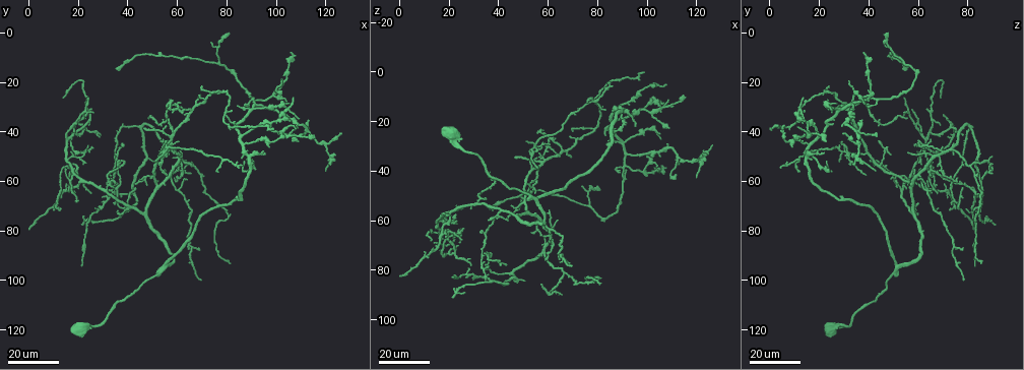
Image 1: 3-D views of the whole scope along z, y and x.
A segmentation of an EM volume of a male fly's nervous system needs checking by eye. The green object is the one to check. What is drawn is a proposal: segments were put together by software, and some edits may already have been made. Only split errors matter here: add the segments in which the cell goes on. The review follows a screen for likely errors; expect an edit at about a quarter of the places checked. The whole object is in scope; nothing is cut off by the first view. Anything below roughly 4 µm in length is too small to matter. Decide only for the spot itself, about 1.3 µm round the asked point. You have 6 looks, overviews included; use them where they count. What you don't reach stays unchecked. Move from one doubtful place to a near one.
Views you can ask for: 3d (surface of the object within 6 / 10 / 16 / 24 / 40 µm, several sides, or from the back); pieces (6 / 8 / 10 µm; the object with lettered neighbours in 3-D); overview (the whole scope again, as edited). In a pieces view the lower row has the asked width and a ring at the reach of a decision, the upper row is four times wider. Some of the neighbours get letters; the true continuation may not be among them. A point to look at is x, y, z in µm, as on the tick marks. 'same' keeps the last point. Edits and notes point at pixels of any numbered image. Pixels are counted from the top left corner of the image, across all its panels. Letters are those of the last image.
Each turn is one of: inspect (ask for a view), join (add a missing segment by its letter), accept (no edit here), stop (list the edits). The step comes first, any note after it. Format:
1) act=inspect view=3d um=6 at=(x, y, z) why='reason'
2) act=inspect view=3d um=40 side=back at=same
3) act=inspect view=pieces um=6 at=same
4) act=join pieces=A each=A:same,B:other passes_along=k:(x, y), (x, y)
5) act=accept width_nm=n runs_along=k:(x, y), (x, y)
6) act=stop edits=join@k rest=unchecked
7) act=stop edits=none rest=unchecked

act=inspect view=3d um=16 at=(0, 79, 82) why='end of a long branch'

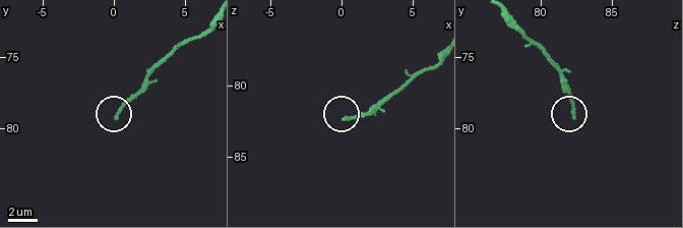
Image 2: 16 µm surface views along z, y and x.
act=inspect view=pieces um=6 at=(0.2, 79.2, 82.4)

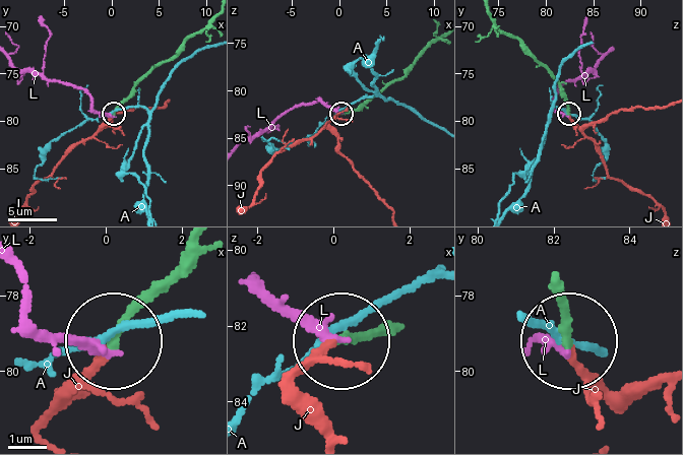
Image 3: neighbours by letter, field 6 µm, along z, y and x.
act=accept each=A:other,J:other,L:other runs_along=3:(554, 288), (567, 334) found='no lettered segment goes on from it'

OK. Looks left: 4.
act=inspect view=3d um=24 at=(114, 42, 9) why='an open end'

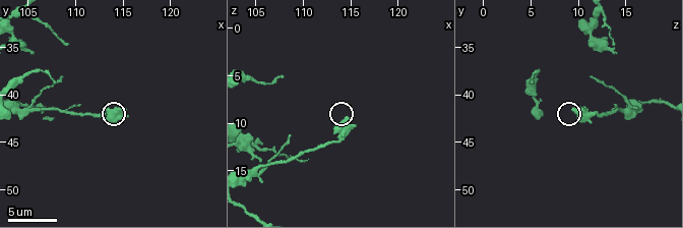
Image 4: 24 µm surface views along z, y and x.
act=inspect view=pieces um=6 at=(114.8, 41.4, 9.6) why='what lies round it'

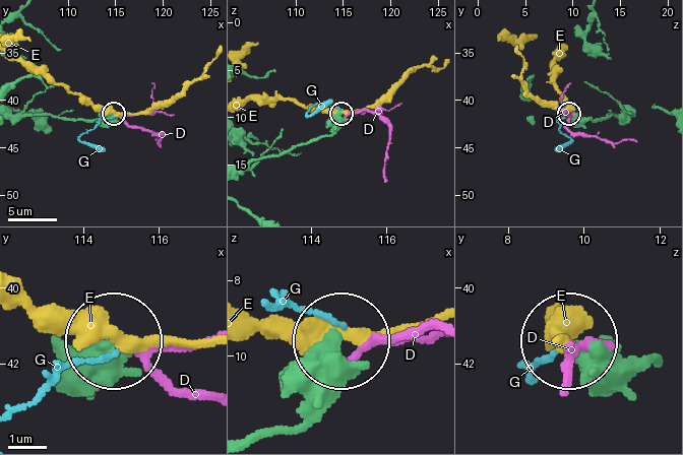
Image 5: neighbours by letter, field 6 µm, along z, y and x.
act=accept each=D:other,E:other,G:other runs_along=5:(254, 436), (293, 413), (338, 348) found='none of them fits'

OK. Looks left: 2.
act=inspect view=3d um=16 at=(112, 41, 41) why='branch stops here'

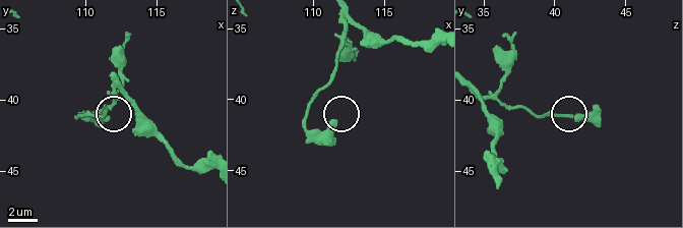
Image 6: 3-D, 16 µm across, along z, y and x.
act=inspect view=pieces um=8 at=(111.4, 41.4, 41.6) why='see the neighbours'

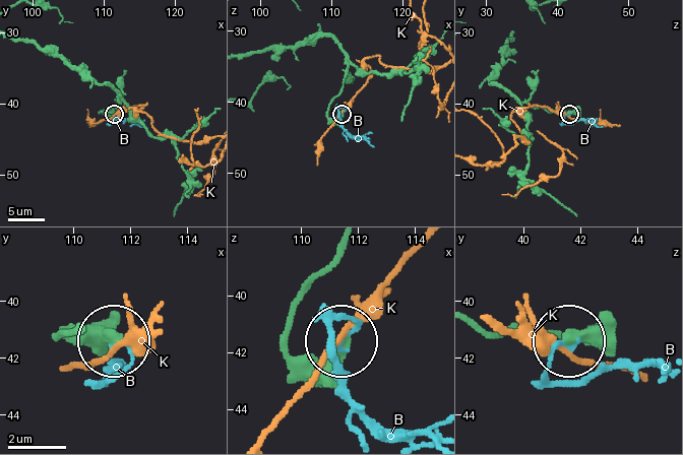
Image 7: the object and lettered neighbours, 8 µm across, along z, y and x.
act=accept each=B:other,K:other runs_along=7:(318, 38), (332, 38), (346, 58), (327, 114), (342, 115) found='no lettered segment goes on from it'

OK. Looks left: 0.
act=stop edits=none rest=unchecked

